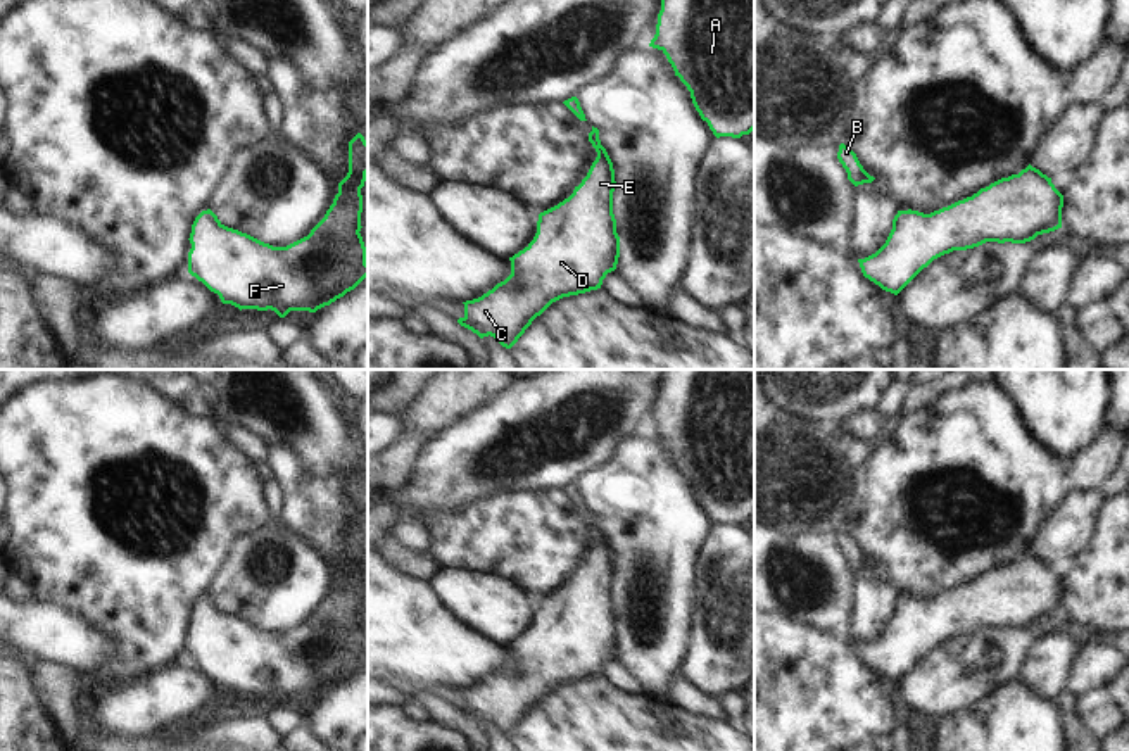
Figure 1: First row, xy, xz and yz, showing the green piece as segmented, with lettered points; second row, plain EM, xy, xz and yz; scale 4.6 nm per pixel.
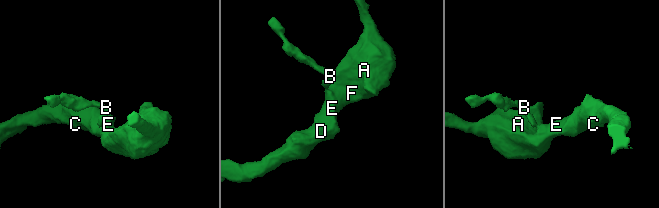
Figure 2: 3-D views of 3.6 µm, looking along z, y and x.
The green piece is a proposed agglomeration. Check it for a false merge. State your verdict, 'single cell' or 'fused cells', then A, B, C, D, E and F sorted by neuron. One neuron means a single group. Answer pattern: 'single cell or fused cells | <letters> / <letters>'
single cell | A B C D E F

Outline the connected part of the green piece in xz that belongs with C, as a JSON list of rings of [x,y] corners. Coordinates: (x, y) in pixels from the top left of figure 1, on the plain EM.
[[[594,513],[589,528],[597,544],[587,563],[568,585],[539,601],[533,627],[509,644],[511,661],[482,684],[463,689],[464,703],[457,710],[480,725],[490,722],[502,734],[511,735],[532,708],[552,689],[601,675],[606,661],[616,656],[620,623],[613,601],[615,556],[606,535],[601,532],[599,516]]]

